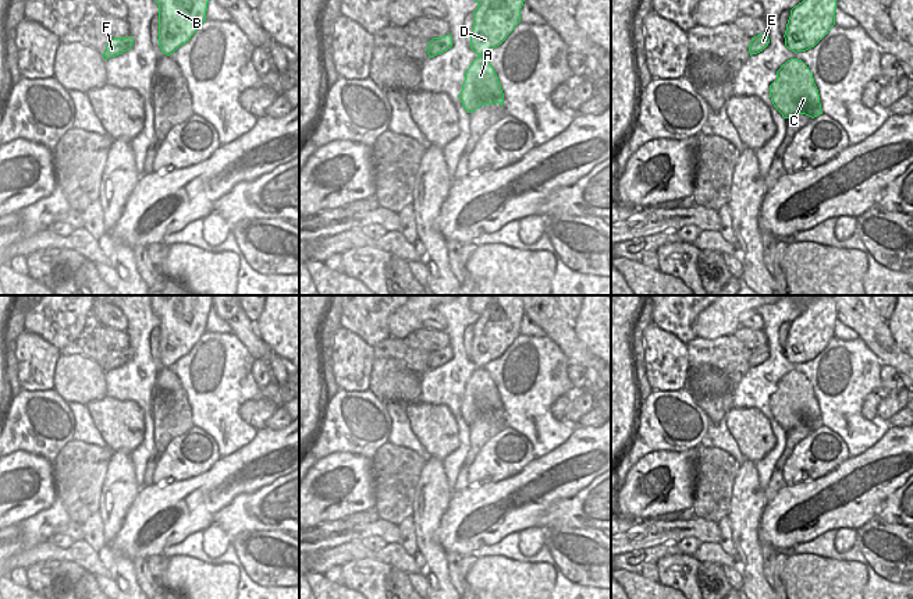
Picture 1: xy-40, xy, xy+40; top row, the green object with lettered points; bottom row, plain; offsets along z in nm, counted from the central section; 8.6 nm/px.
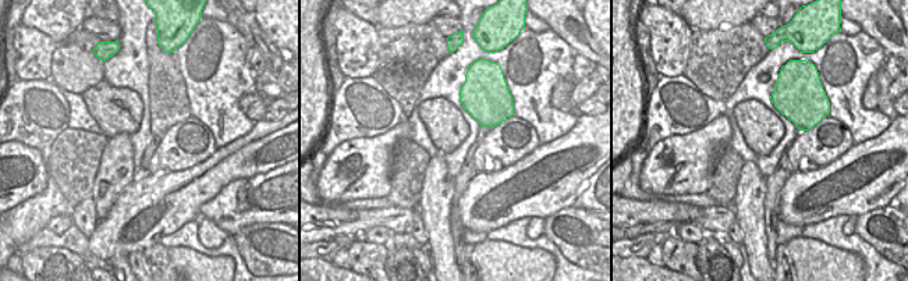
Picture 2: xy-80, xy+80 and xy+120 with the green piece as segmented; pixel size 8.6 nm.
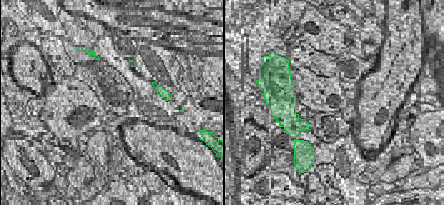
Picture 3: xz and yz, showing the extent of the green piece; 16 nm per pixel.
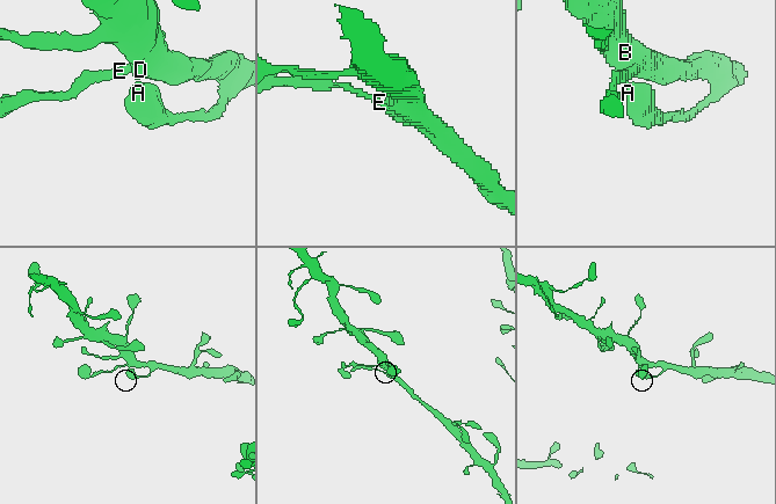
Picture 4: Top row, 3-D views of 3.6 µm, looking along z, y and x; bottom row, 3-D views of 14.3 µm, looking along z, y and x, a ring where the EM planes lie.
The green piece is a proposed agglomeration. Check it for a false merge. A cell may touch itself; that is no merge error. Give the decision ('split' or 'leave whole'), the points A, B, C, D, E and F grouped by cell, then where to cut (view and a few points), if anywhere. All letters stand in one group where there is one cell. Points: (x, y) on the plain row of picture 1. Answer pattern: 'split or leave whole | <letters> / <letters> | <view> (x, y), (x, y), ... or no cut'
leave whole | A B C D E F | no cut

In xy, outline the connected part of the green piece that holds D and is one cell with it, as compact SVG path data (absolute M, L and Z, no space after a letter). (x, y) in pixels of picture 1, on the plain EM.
M470 295L469 306L479 316L470 345L470 361L477 369L465 384L459 412L472 425L483 417L500 415L502 419L501 396L483 366L500 358L521 334L525 312L521 295Z

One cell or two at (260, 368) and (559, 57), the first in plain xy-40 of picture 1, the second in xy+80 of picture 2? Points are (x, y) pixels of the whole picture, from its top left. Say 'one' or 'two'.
two

